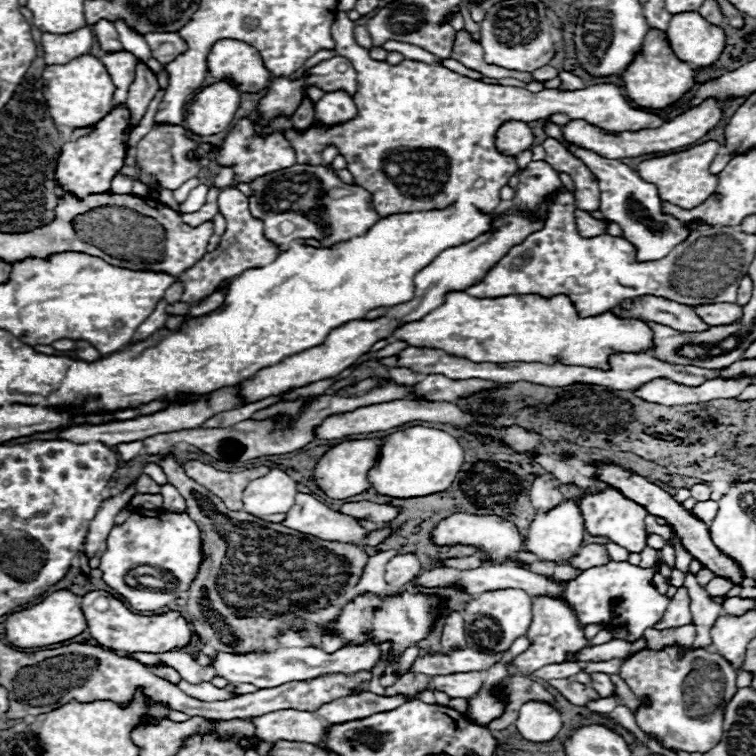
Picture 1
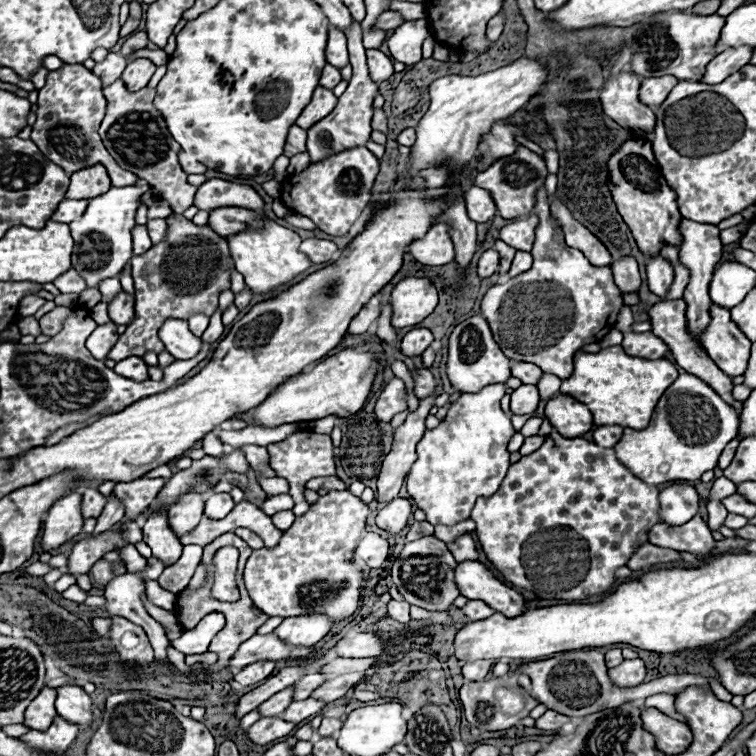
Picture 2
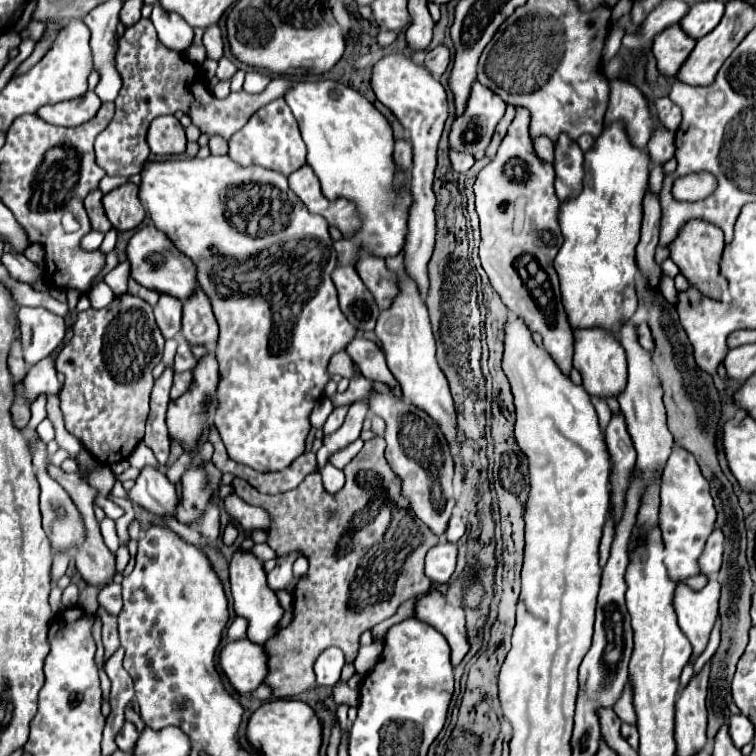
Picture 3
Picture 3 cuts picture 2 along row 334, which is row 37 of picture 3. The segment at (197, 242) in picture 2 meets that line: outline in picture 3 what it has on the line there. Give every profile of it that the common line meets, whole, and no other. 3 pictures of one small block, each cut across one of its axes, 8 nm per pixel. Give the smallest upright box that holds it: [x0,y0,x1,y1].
[94,18,292,178]

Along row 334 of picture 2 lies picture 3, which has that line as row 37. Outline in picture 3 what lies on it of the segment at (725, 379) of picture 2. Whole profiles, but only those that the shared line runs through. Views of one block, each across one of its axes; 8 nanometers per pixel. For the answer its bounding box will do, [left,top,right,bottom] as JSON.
[652,24,696,76]

